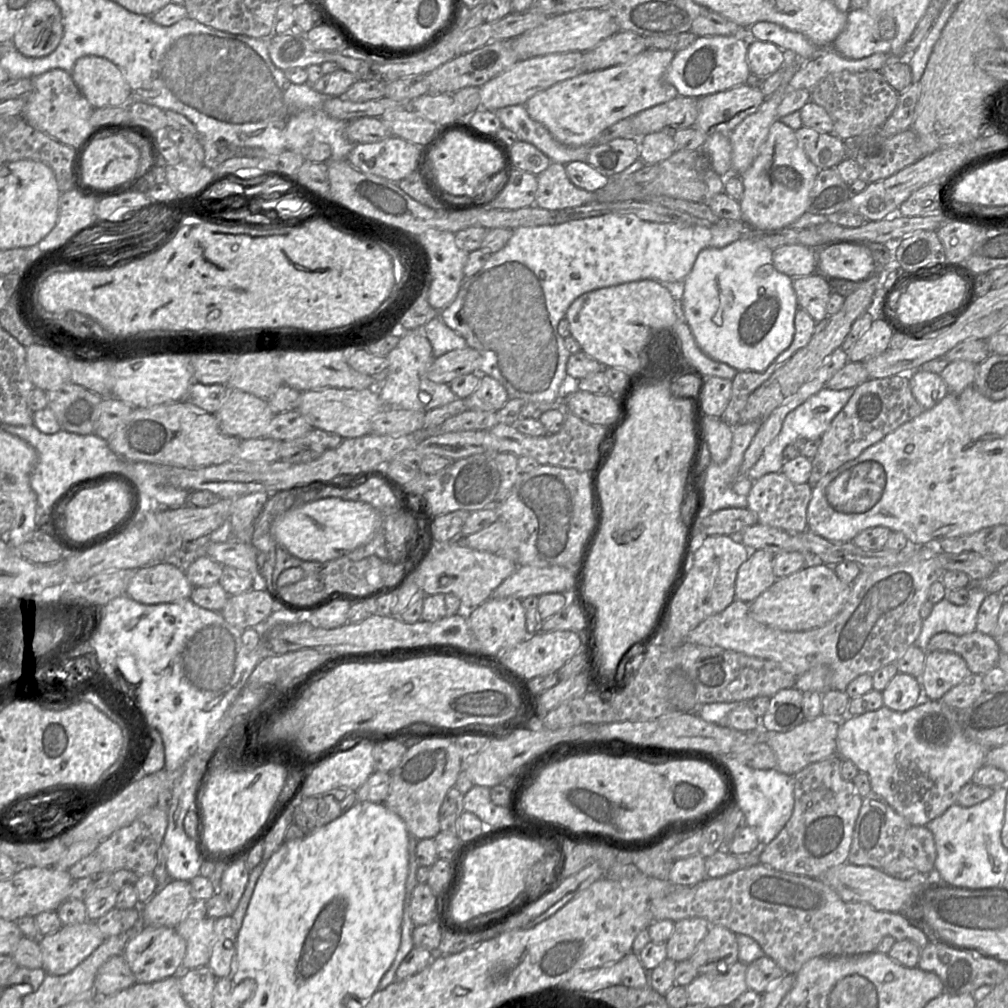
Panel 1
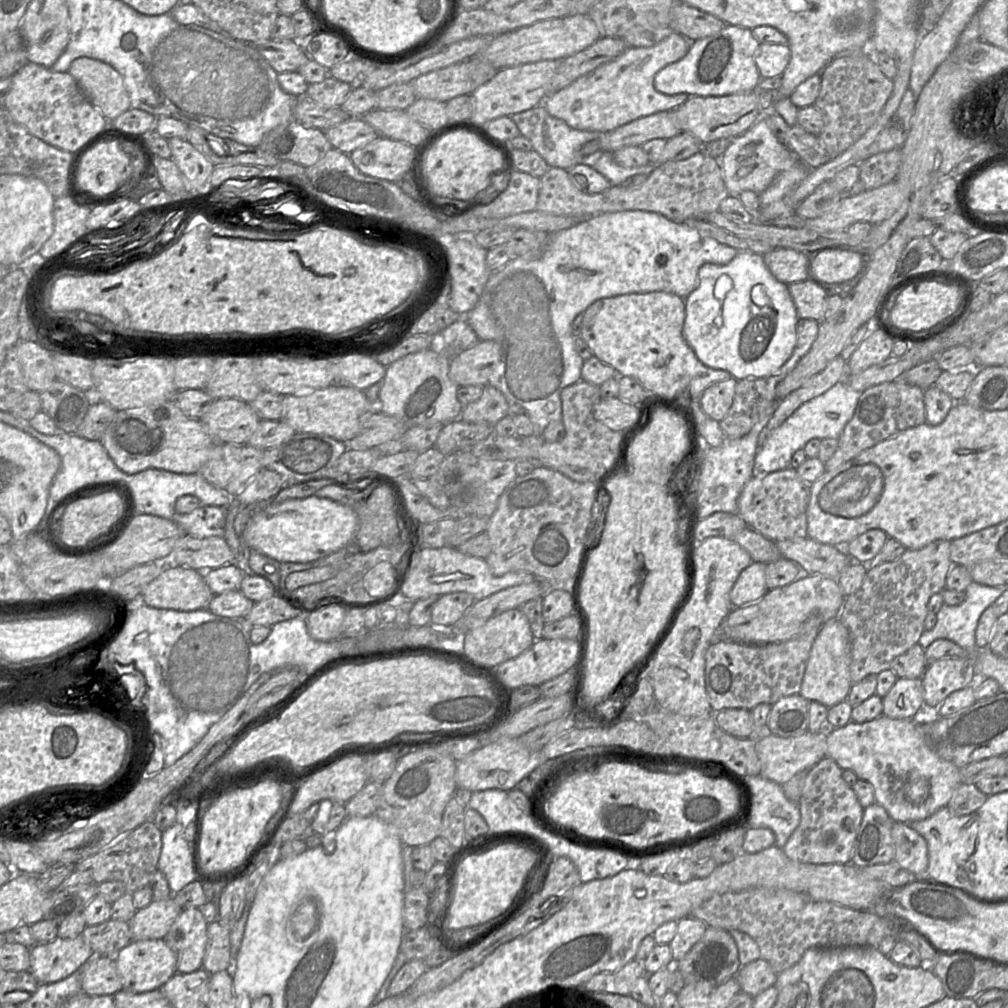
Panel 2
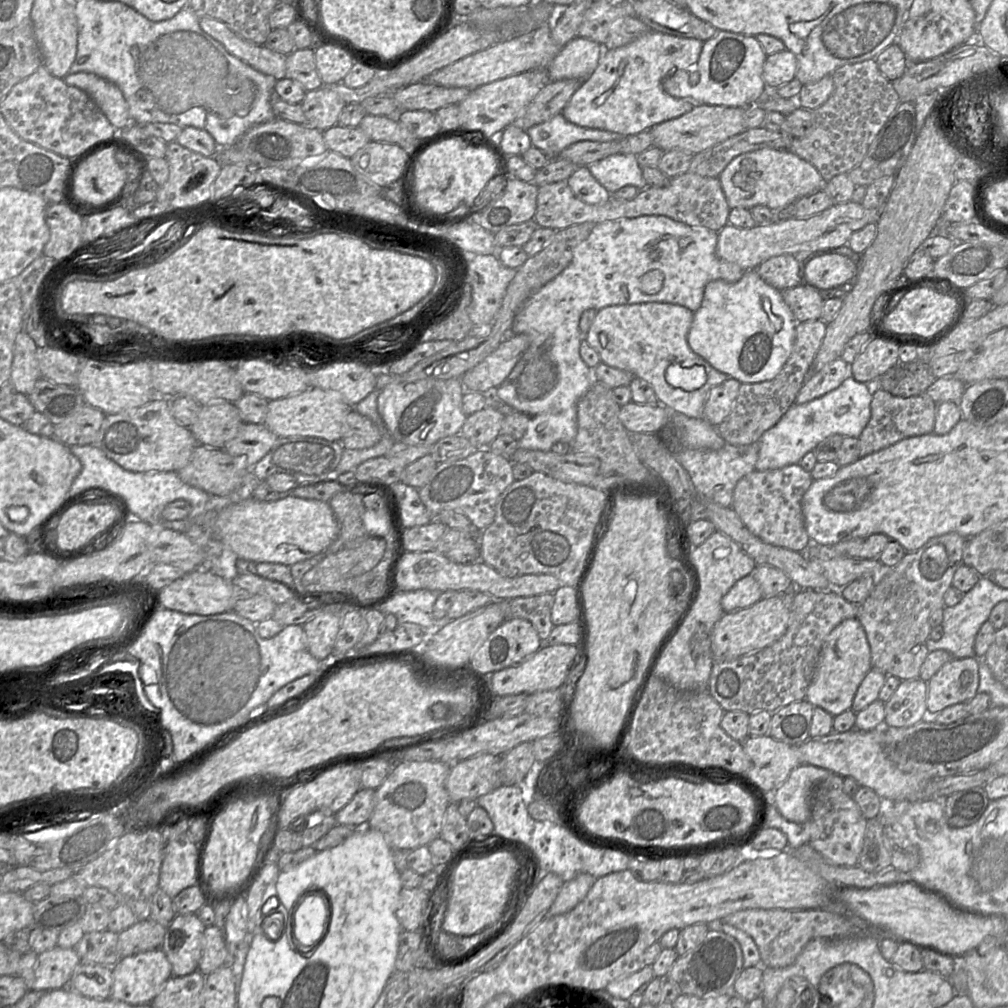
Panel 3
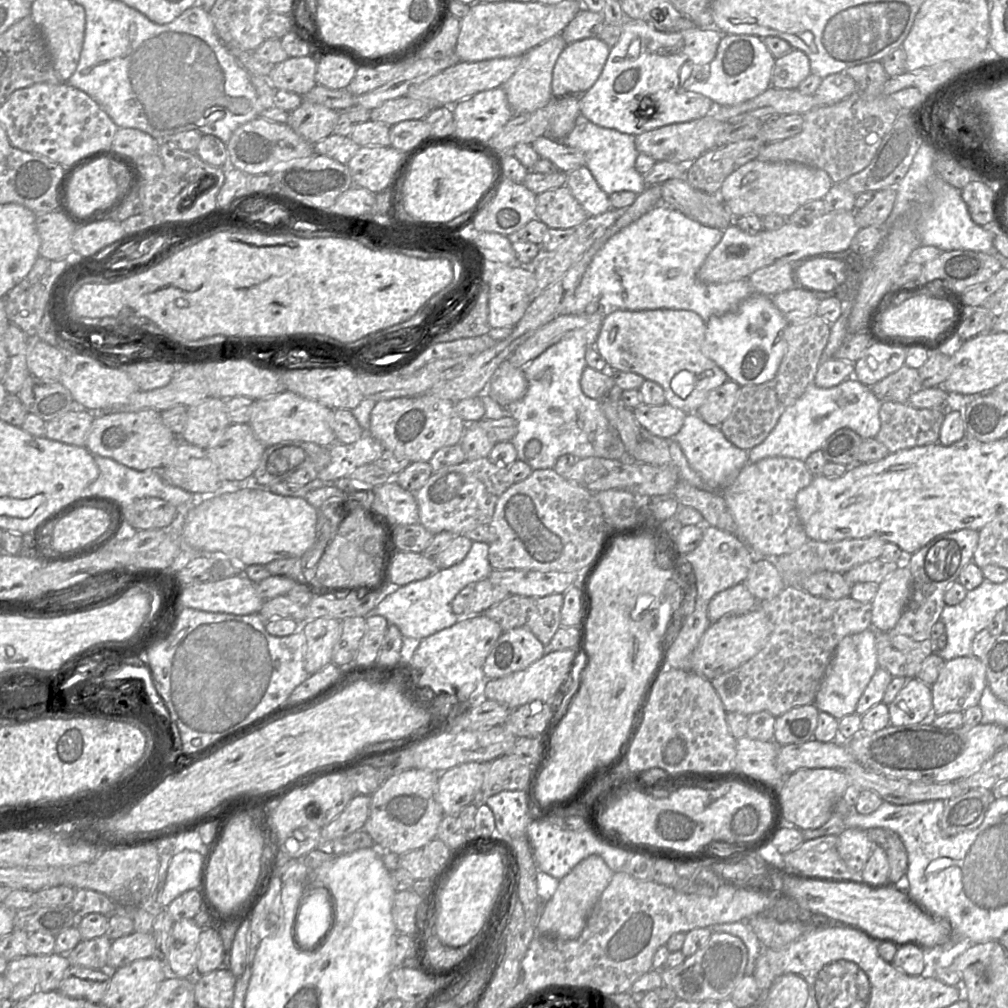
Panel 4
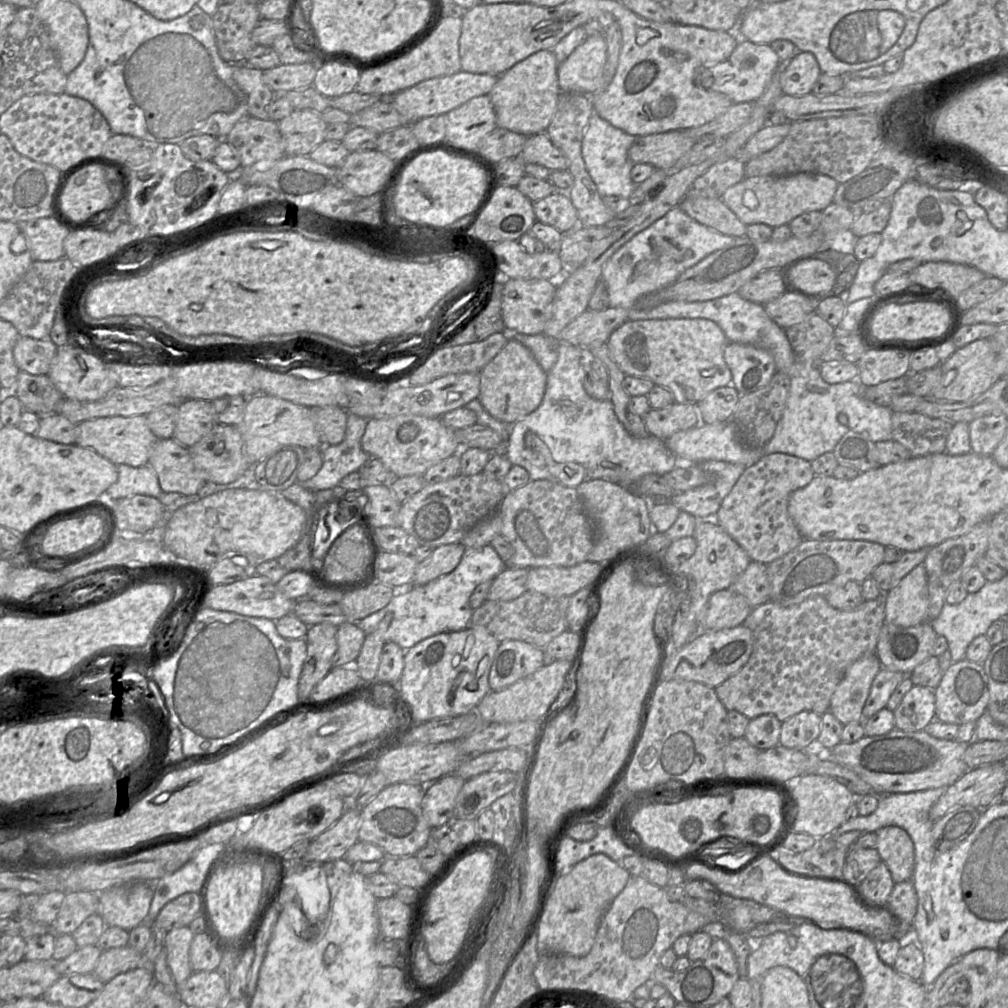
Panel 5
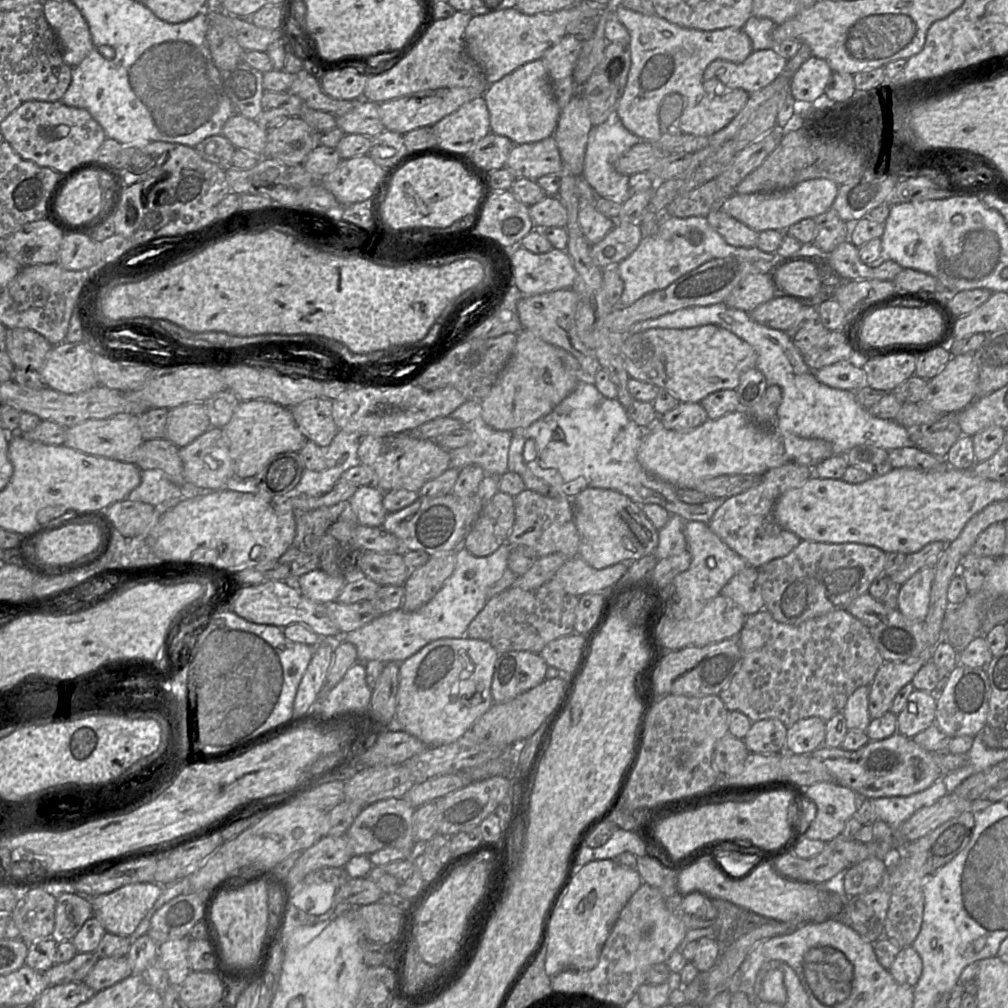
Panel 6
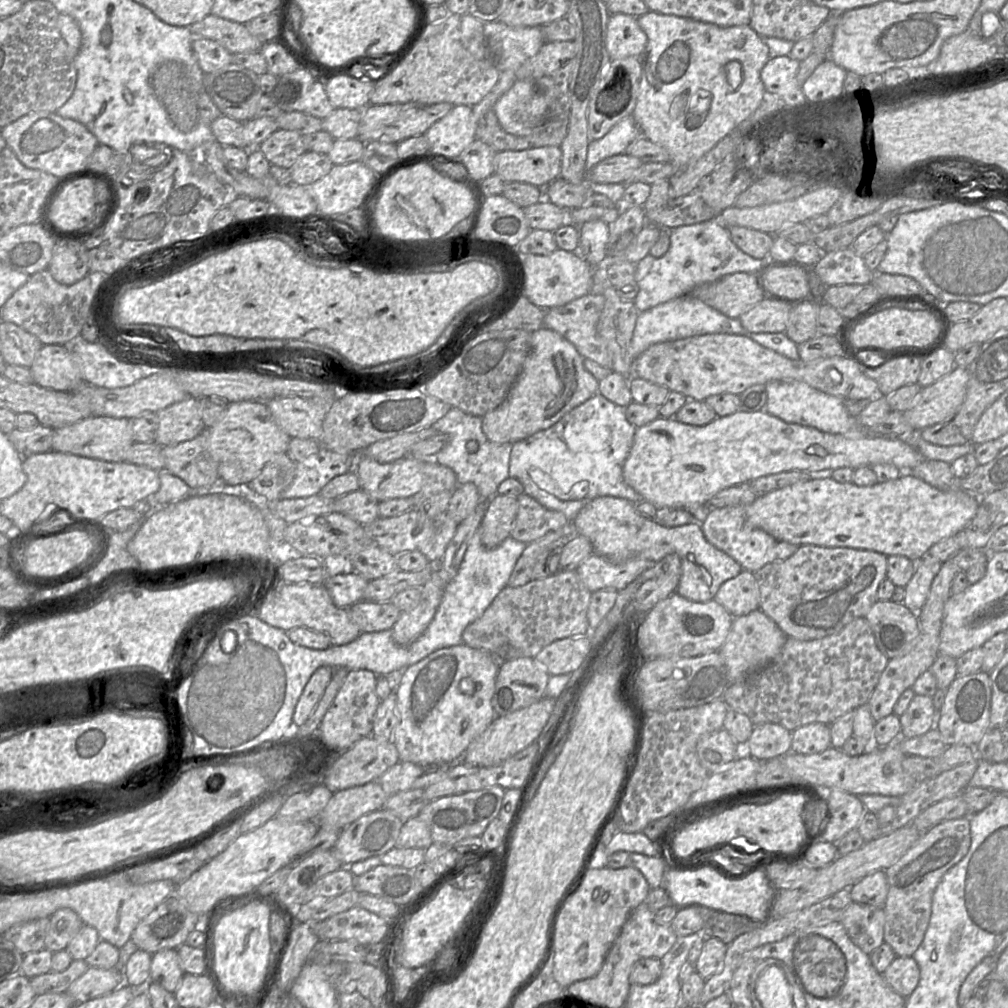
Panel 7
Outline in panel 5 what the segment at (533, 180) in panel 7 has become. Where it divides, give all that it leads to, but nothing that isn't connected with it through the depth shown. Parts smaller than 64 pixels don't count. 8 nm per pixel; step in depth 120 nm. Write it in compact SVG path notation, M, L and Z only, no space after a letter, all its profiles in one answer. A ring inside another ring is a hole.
M546 133L529 136L519 155L522 164L534 163L551 171L568 170L565 155L551 142Z

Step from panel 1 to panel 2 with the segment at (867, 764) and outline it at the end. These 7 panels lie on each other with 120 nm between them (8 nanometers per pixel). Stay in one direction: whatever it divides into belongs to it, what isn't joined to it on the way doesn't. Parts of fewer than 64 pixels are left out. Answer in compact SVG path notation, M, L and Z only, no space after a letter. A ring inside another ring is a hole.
M881 715L871 721L864 723L856 723L850 721L843 727L835 728L826 738L827 755L832 758L843 770L849 769L855 772L858 779L866 780L873 785L875 802L881 805L893 819L894 822L912 823L915 821L924 820L939 809L947 807L956 788L962 784L960 779L960 768L952 762L942 759L926 742L926 736L923 731L923 725L914 721L914 719L893 719L885 715Z

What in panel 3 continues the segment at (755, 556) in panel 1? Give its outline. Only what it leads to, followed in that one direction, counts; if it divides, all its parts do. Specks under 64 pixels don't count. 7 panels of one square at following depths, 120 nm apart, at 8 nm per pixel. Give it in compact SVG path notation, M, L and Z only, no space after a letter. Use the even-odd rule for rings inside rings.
M753 575L738 580L723 596L721 606L725 613L751 607L763 598L760 585Z

